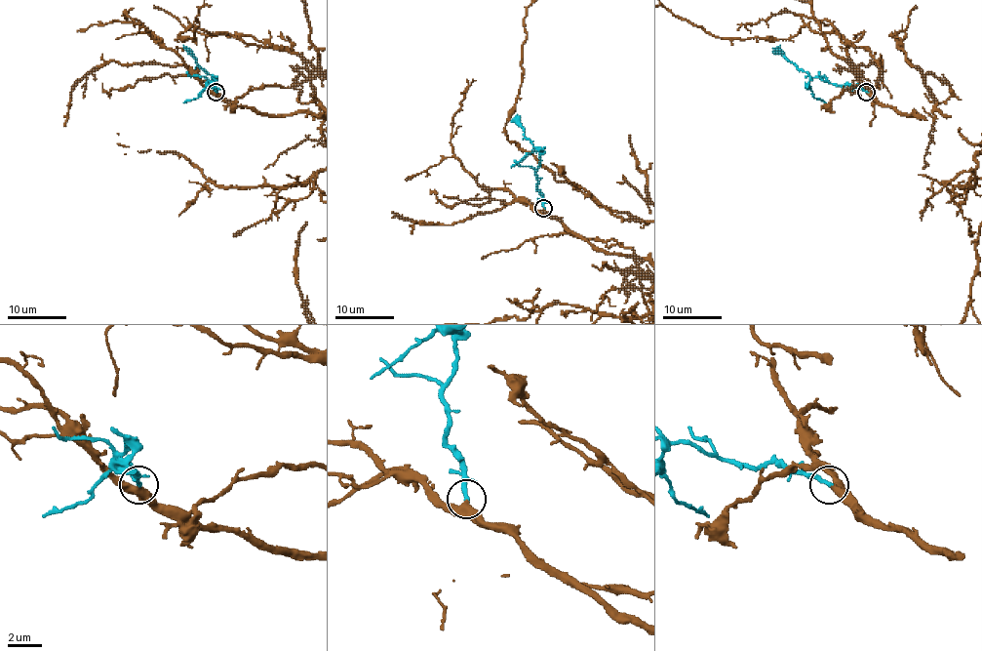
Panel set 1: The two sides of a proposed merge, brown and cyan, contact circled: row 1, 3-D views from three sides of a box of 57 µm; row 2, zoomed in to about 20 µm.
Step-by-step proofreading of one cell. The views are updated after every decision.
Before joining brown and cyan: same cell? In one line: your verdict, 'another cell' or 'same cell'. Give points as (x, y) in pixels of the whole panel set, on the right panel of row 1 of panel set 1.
same cell

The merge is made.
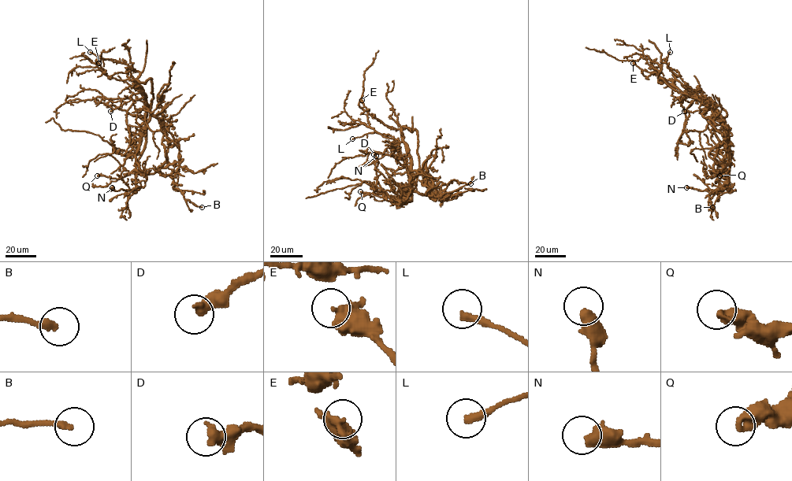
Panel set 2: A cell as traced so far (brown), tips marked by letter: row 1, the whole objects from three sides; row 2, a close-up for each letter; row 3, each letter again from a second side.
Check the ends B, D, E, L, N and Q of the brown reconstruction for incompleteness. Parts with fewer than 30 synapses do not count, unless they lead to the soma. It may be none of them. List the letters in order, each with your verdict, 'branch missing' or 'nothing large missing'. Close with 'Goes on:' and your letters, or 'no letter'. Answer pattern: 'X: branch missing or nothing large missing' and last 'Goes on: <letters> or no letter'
B: nothing large missing
D: nothing large missing
E: nothing large missing
L: nothing large missing
N: nothing large missing
Q: nothing large missing
Goes on: no letter

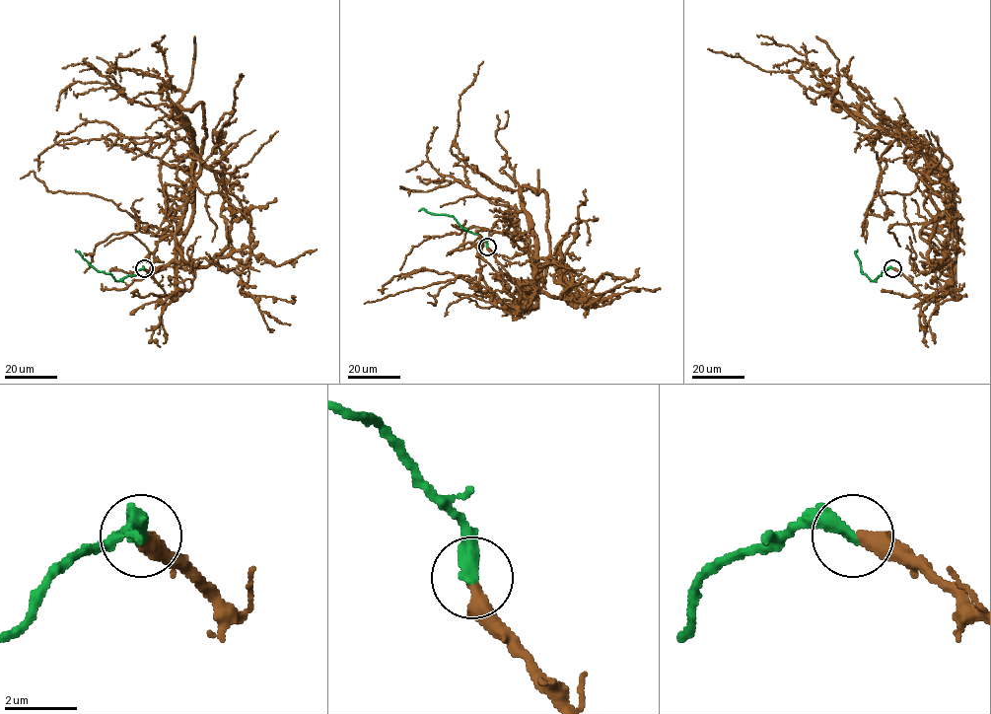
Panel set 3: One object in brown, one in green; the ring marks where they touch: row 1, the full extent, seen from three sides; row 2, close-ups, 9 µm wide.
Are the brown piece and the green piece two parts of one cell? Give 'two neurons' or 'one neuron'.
one neuron

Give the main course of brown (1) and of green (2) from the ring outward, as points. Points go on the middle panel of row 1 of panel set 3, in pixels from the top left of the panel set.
1: (487, 247), (520, 310), (533, 309), (526, 187), (493, 183), (451, 149), (460, 95), (483, 61)
2: (487, 247), (479, 235), (465, 231), (452, 216), (418, 211)

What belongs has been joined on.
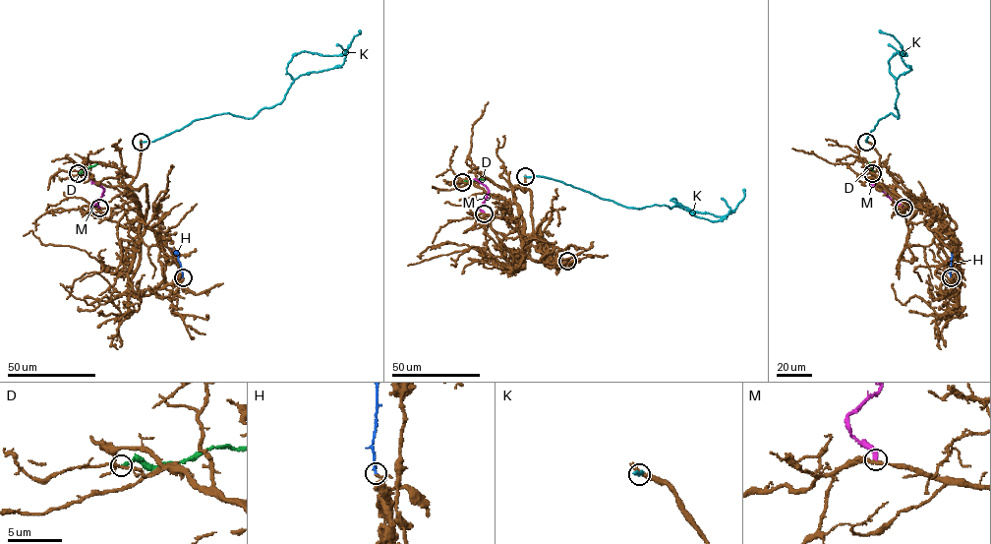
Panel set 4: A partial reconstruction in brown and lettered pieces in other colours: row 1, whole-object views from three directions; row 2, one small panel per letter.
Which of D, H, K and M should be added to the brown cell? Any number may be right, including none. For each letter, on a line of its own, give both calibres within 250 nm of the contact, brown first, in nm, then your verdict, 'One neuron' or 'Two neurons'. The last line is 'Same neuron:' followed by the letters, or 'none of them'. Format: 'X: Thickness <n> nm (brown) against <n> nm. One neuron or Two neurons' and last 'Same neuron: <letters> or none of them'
D: Thickness 190 nm (brown) against 240 nm. Two neurons
H: Thickness 170 nm (brown) against 130 nm. Two neurons
K: Thickness 440 nm (brown) against 240 nm. Two neurons
M: Thickness 300 nm (brown) against 360 nm. Two neurons
Same neuron: none of them

